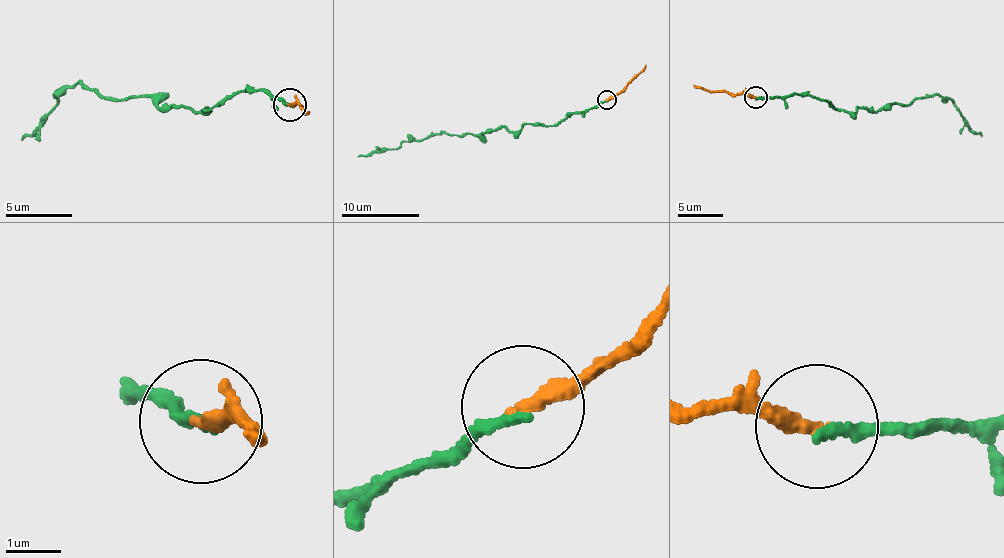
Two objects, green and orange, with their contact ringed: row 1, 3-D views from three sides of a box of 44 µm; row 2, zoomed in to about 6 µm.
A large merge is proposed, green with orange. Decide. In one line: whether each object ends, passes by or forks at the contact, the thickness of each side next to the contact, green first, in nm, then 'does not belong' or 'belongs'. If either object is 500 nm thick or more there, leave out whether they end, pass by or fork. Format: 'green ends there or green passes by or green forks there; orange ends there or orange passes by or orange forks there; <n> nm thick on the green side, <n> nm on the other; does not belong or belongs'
green ends there; orange ends there; 190 nm thick on the green side, 280 nm on the other; belongs

